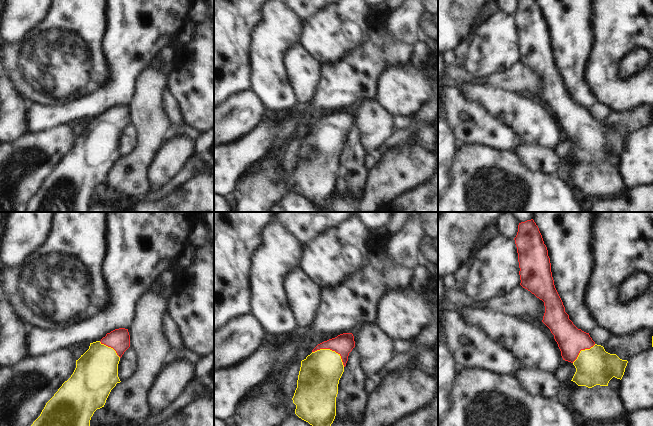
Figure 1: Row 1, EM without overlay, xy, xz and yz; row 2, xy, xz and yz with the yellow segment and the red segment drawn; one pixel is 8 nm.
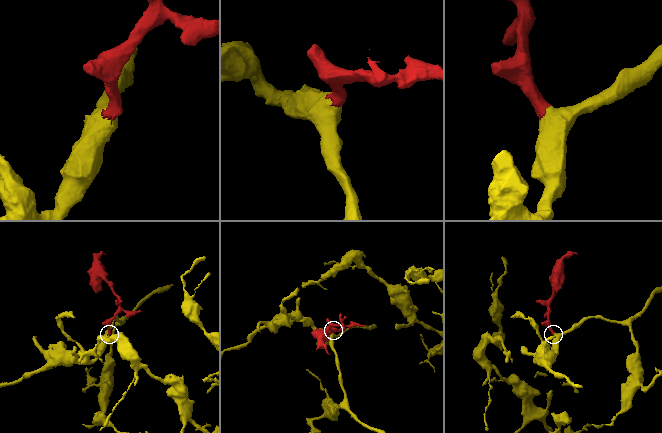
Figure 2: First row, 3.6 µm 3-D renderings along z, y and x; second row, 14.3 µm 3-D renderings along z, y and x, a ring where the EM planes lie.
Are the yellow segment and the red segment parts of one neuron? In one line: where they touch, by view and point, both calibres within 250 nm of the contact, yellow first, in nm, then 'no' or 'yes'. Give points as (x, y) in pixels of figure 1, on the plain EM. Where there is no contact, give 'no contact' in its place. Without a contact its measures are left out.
meets yellow in xz at (331, 126); 320 nm thick on the yellow side, 160 nm on the other; yes

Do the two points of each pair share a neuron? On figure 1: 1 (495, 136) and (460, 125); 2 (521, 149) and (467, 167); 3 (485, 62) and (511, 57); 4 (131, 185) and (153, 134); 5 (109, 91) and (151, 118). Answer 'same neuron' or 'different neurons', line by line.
1: same neuron
2: different neurons
3: same neuron
4: same neuron
5: different neurons

